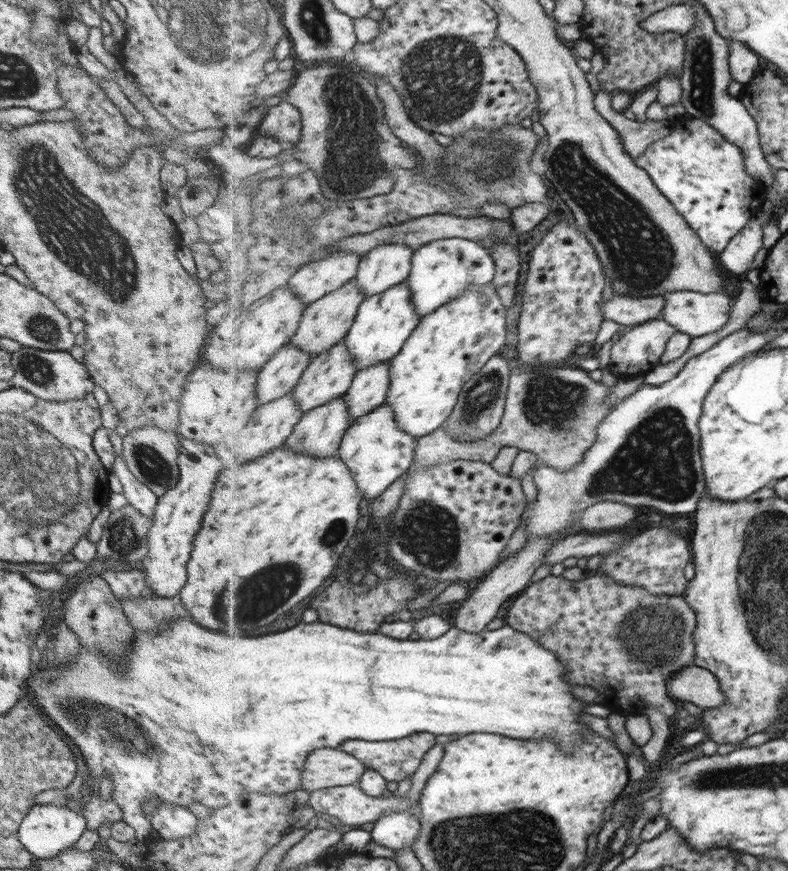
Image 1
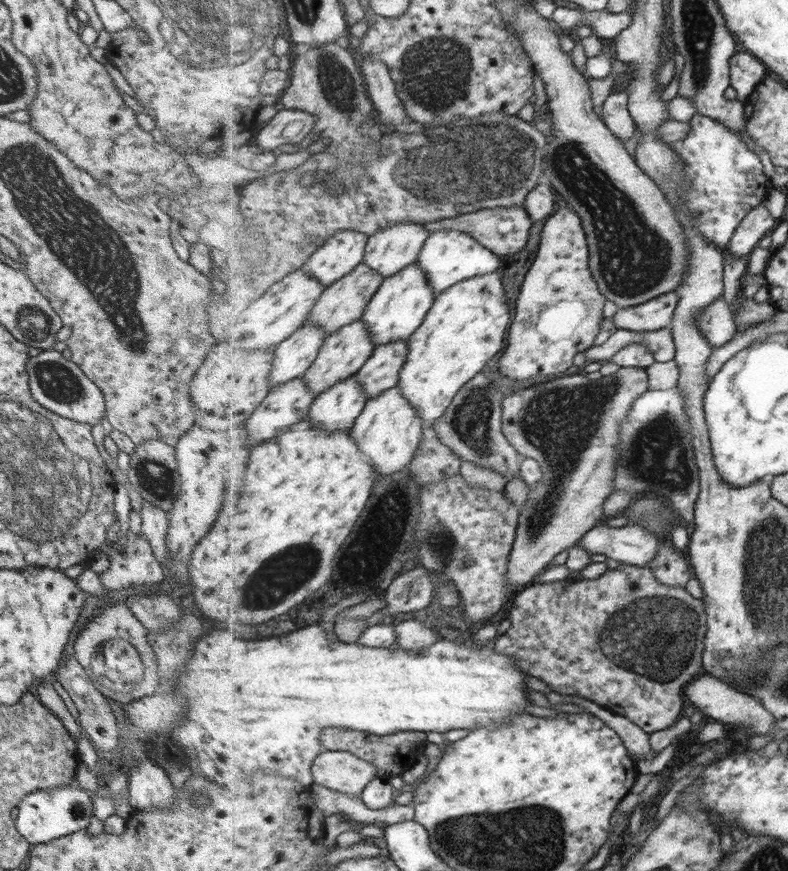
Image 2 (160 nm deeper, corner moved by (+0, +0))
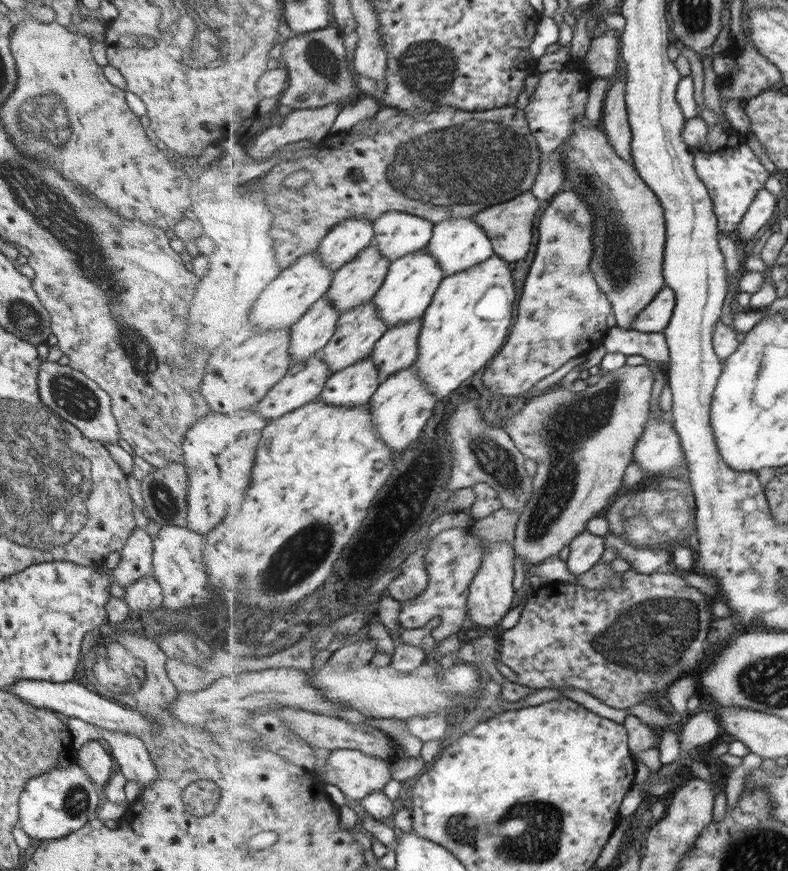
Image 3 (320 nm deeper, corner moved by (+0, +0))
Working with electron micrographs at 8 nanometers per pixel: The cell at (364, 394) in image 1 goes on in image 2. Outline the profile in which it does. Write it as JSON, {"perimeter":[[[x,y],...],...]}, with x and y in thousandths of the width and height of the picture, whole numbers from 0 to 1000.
{"perimeter":[[[505,390],[477,398],[475,408],[454,427],[456,439],[466,449],[467,459],[505,442],[519,403],[518,390]]]}

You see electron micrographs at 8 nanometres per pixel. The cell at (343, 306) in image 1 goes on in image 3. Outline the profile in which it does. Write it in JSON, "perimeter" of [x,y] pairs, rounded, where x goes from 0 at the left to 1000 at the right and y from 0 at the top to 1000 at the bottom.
{"perimeter":[[[473,279],[453,293],[448,300],[424,312],[424,324],[414,341],[423,347],[423,351],[429,354],[433,359],[456,354],[461,349],[468,349],[481,336],[486,325],[490,324],[496,304],[497,301],[490,294],[486,294],[482,285]]]}

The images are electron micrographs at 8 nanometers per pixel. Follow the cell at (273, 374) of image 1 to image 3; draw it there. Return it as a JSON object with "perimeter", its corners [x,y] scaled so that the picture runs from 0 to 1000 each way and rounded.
{"perimeter":[[[415,341],[395,351],[385,365],[369,377],[368,404],[373,409],[373,417],[388,414],[410,402],[428,381],[433,362],[431,356]]]}

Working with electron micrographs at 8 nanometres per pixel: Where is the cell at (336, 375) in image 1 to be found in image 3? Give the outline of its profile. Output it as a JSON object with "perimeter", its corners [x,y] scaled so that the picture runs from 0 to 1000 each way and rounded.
{"perimeter":[[[473,347],[461,349],[456,354],[434,359],[429,367],[428,381],[406,404],[406,409],[420,421],[421,429],[426,428],[471,409],[476,396],[494,377],[491,369],[482,362],[481,355]]]}

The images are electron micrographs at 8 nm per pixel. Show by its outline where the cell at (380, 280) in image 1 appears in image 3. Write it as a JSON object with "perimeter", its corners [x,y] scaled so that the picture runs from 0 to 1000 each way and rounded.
{"perimeter":[[[491,243],[475,256],[475,280],[496,301],[542,285],[551,271],[551,257],[516,243]]]}

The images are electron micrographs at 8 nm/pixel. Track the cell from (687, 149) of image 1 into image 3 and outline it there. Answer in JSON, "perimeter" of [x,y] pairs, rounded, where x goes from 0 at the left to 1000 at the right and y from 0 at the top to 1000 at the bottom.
{"perimeter":[[[905,144],[892,166],[879,171],[882,195],[906,227],[906,241],[911,248],[914,268],[928,268],[937,263],[952,242],[962,223],[971,216],[978,201],[958,175],[945,164],[940,154],[925,146]]]}

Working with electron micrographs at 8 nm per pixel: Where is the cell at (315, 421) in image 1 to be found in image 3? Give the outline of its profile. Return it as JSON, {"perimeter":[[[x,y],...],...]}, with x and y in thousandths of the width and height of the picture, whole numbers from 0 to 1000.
{"perimeter":[[[472,409],[419,432],[405,457],[434,467],[464,465],[484,441],[480,420]]]}

